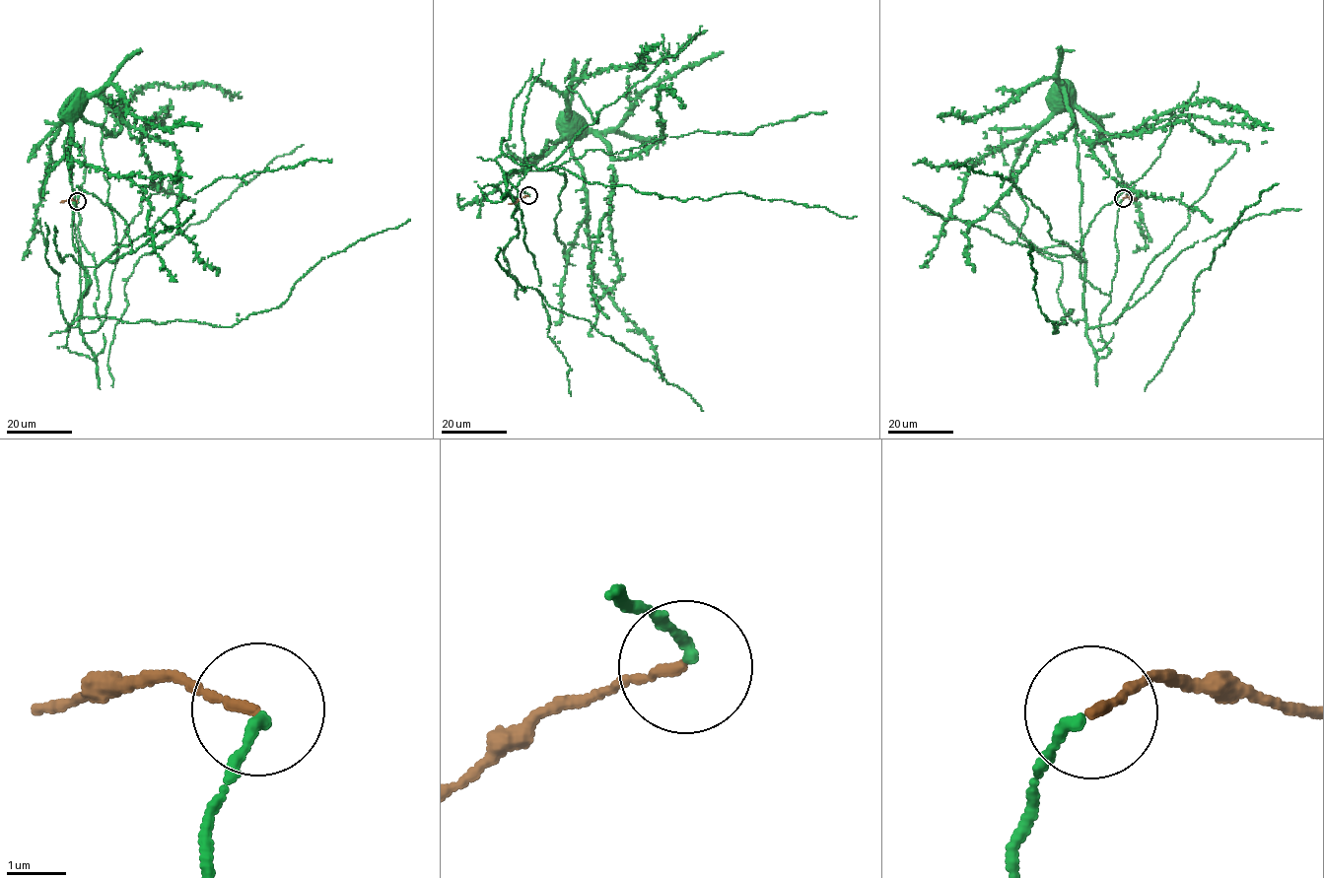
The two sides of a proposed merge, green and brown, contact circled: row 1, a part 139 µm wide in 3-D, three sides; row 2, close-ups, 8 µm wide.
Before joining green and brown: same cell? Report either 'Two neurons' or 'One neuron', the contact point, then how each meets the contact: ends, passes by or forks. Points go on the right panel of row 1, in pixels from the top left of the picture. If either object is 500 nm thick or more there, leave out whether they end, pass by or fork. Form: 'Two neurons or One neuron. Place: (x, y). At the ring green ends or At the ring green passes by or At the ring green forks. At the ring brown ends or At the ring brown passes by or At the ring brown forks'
Two neurons. Place: (1123, 198). At the ring green ends. At the ring brown ends

